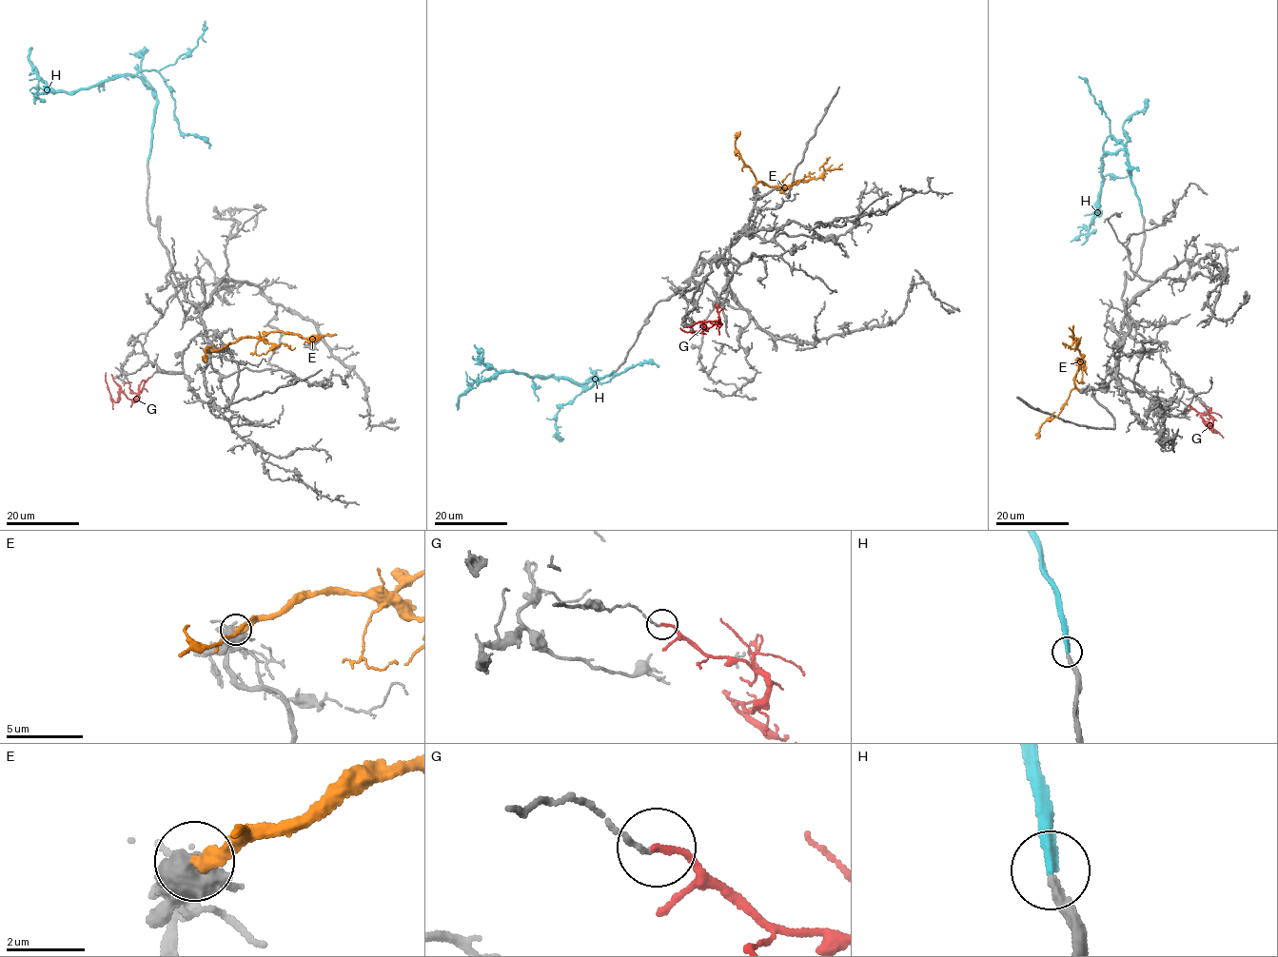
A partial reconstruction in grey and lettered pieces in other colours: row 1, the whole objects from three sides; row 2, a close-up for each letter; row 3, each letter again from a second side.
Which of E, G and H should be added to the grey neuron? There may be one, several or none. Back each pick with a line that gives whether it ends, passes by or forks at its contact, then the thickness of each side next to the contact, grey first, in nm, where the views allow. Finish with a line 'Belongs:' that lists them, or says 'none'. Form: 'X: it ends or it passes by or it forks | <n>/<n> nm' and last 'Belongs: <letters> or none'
E: it ends | 700/360 nm
H: it ends | 260/300 nm
Belongs: E, H

